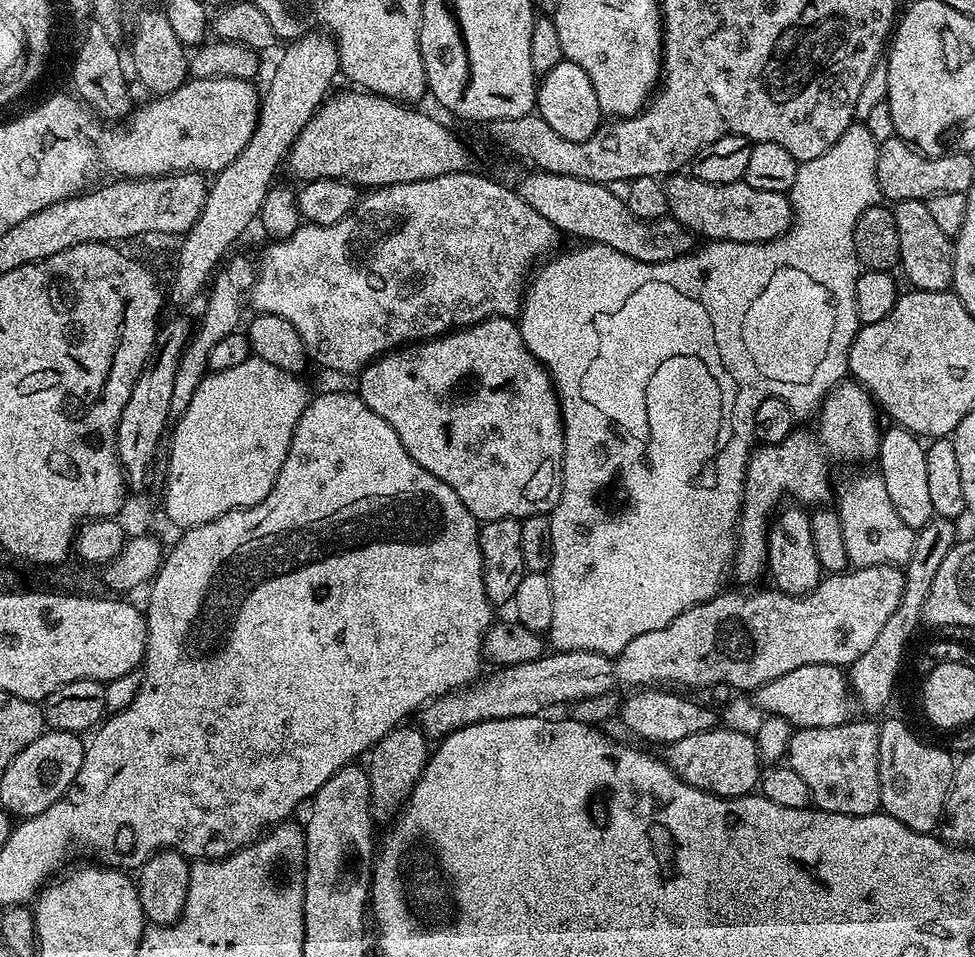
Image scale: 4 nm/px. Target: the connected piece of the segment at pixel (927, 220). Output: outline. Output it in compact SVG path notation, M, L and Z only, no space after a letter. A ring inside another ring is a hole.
M898 200L892 208L894 222L898 222L899 267L904 268L904 276L917 292L946 292L951 289L954 278L953 237L942 234L930 214L927 203L922 200Z

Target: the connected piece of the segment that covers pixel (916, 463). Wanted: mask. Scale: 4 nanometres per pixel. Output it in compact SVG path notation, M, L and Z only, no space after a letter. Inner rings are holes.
M888 426L883 429L880 438L880 450L878 453L878 471L882 482L886 482L886 490L890 493L890 502L894 505L894 511L906 526L918 530L926 526L936 516L934 505L928 493L926 474L925 445L921 437L907 432L899 426Z

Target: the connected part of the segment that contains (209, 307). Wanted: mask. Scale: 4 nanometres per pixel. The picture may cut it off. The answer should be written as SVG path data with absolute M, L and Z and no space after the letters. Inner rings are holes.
M234 256L215 273L206 292L208 301L204 304L204 313L200 316L200 324L198 320L192 337L178 358L178 370L174 370L174 390L170 397L170 410L173 417L180 417L186 410L186 406L190 406L190 398L194 398L194 390L198 390L198 386L208 375L208 363L210 354L214 350L214 342L222 342L222 338L226 338L226 334L235 332L241 327L240 311L243 310L244 304L246 308L252 284L256 280L256 268L253 261L251 264L246 257Z

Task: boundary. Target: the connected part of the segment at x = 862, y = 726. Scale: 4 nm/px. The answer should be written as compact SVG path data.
M875 719L857 720L825 728L797 728L789 738L787 767L800 775L810 789L812 804L819 811L869 816L880 808L878 782L878 738L880 724Z

